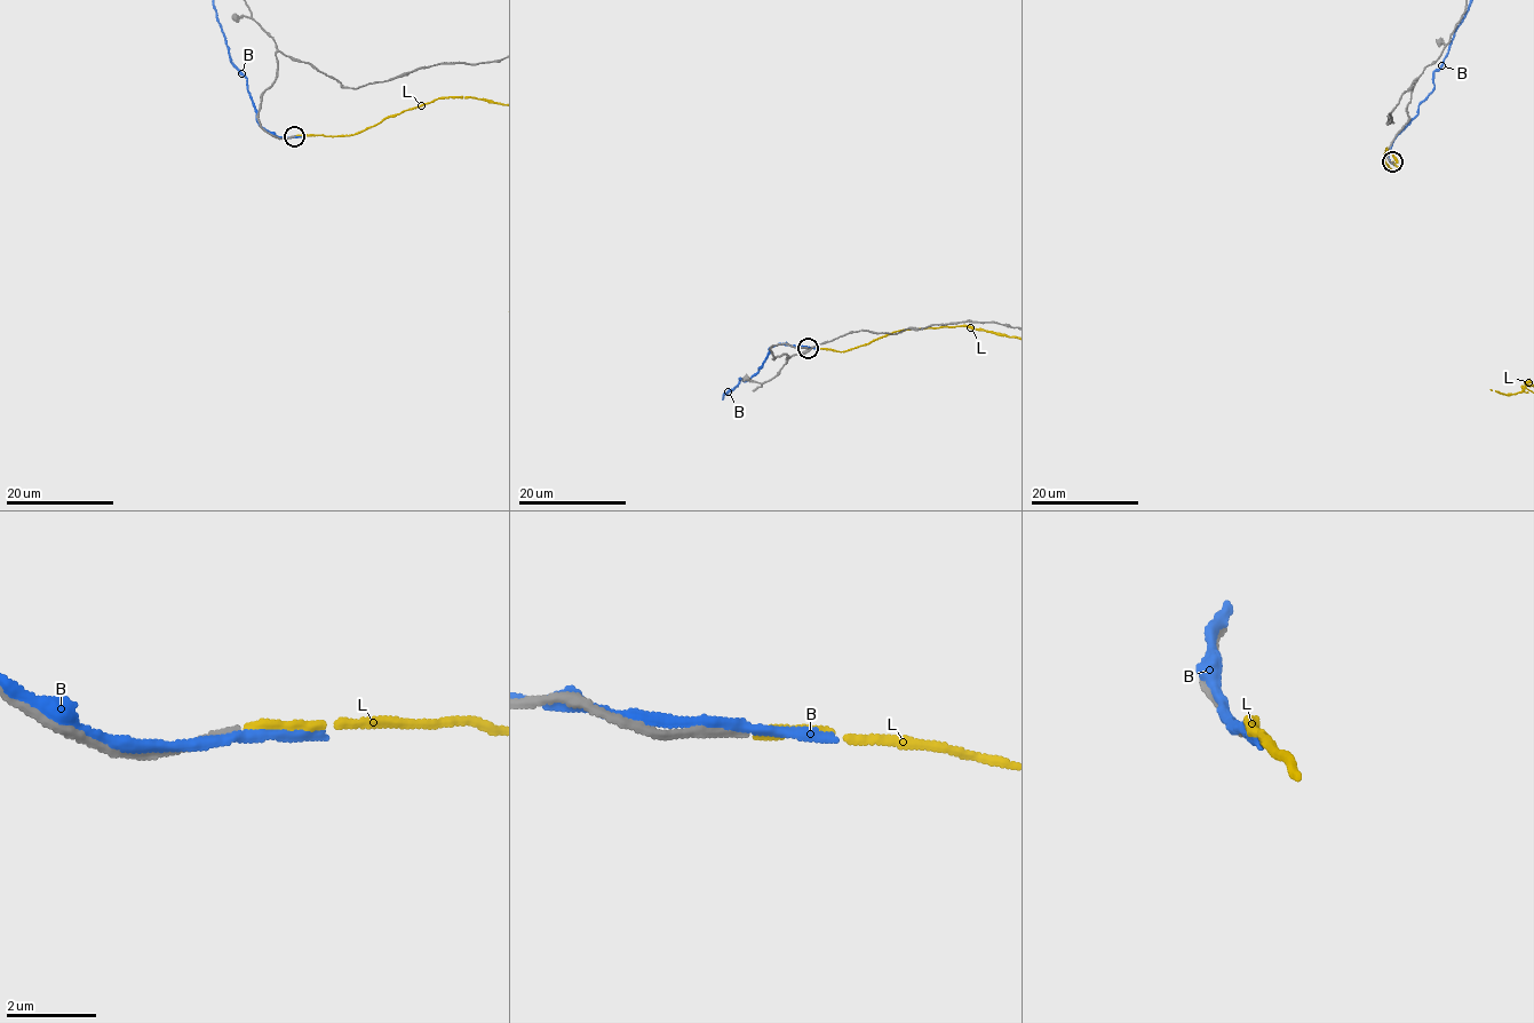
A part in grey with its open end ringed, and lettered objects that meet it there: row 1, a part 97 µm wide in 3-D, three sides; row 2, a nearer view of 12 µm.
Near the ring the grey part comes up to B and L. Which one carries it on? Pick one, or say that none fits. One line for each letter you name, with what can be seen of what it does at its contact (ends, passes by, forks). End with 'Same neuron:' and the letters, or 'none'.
L: It ends there
Same neuron: L

